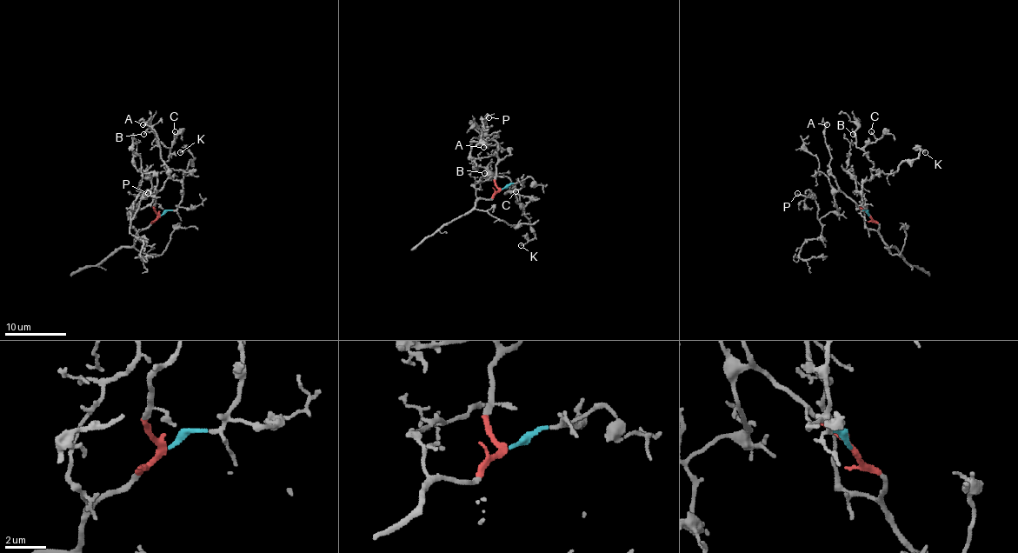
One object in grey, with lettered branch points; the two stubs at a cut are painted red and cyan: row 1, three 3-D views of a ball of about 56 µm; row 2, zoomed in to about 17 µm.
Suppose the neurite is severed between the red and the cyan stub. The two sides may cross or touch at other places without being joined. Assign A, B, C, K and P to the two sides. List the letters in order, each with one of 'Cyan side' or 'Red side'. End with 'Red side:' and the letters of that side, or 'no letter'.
A: Red side
B: Cyan side
C: Cyan side
K: Cyan side
P: Red side
Red side: A, P

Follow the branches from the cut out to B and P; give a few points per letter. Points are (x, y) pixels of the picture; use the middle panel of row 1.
B: (502, 189), (522, 182), (523, 184), (505, 194), (511, 182), (506, 176), (485, 172)
P: (500, 189), (495, 183), (497, 158), (494, 154), (482, 158), (472, 156), (471, 142), (483, 134), (489, 116)

